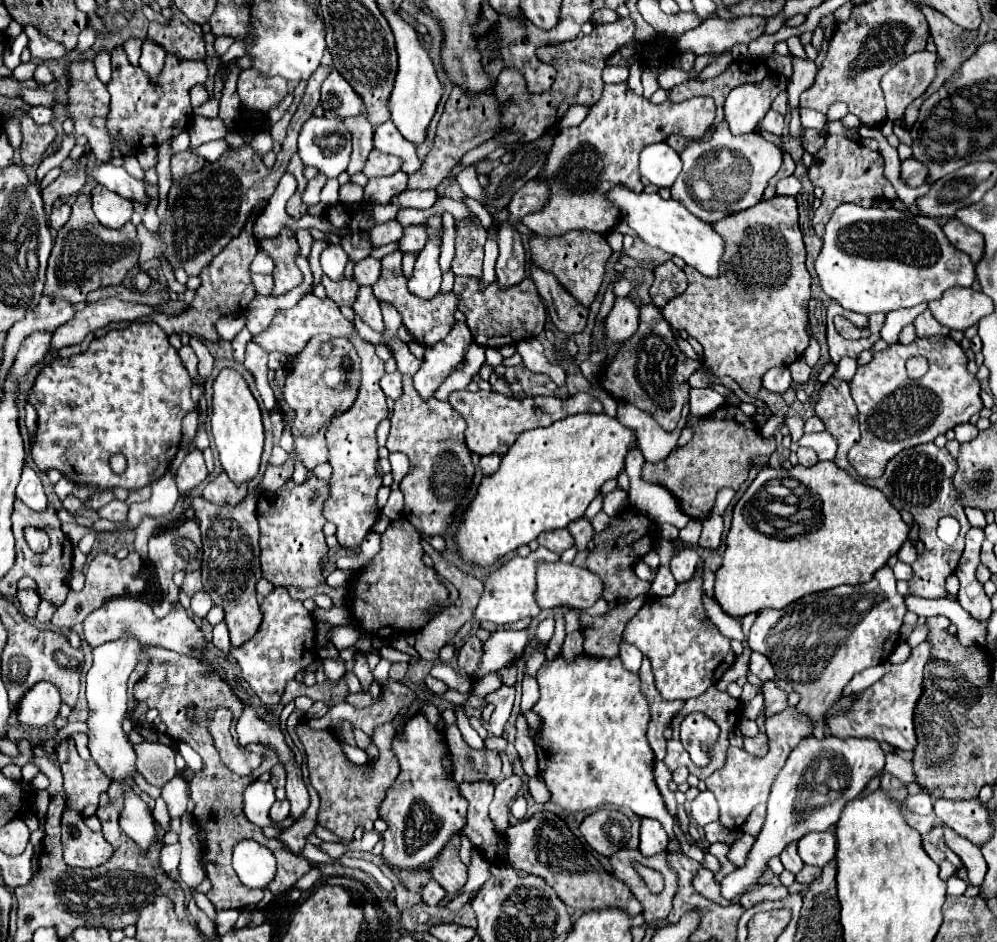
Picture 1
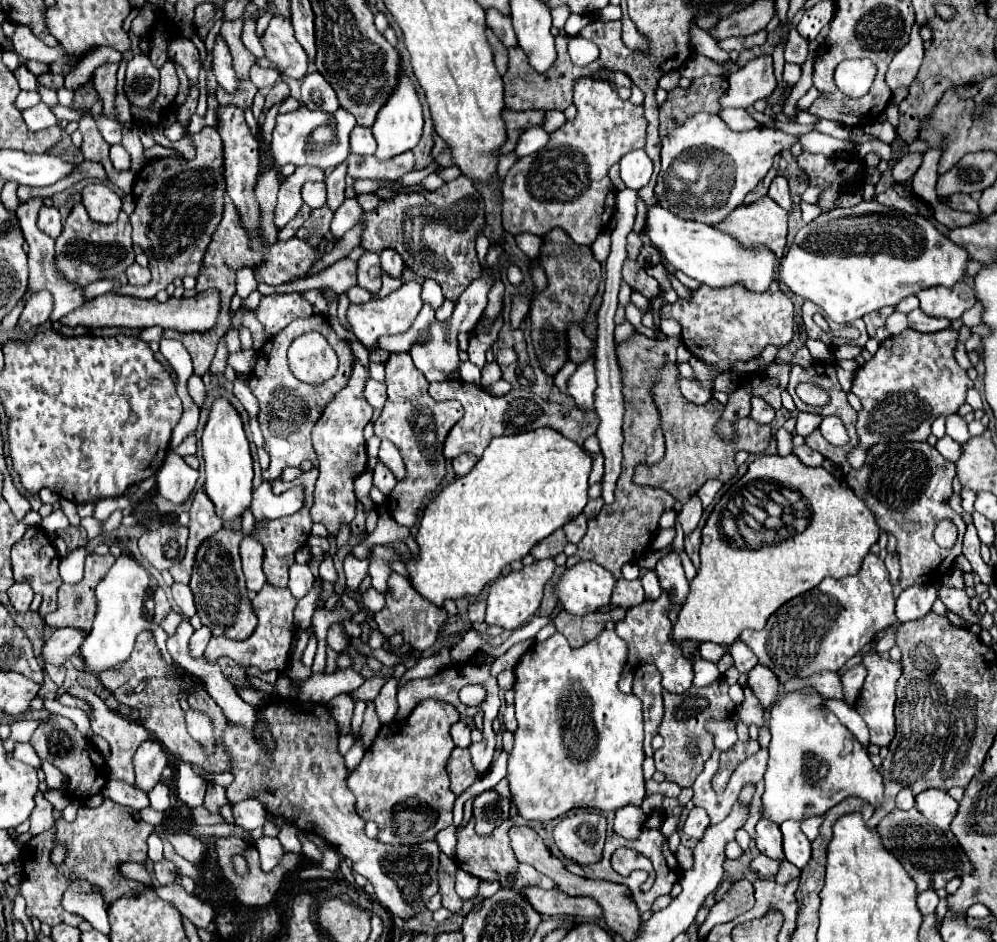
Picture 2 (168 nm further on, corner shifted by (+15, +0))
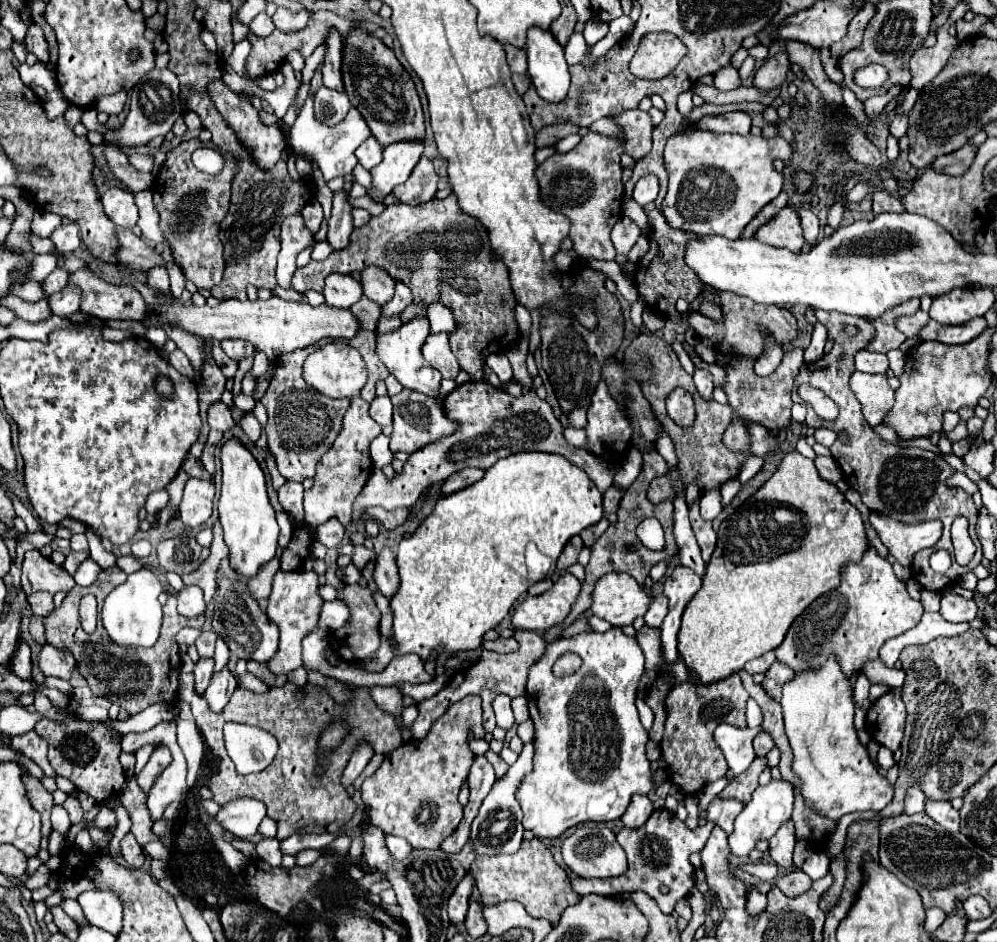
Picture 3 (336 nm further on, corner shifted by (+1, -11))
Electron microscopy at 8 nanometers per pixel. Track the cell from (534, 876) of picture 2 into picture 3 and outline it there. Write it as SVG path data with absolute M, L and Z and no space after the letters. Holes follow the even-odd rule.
M655 810L651 814L651 818L641 828L637 828L637 830L623 828L617 834L617 842L621 844L621 848L625 850L627 860L629 860L629 870L625 874L621 874L617 878L611 878L611 880L575 876L575 878L569 878L569 884L571 884L571 888L575 888L575 892L579 896L585 896L585 894L591 894L591 892L597 892L597 894L603 894L603 896L609 896L609 894L613 896L613 894L619 894L619 892L643 890L659 904L661 912L671 914L673 906L681 898L685 898L689 894L689 890L695 886L693 868L689 868L689 854L699 852L705 846L711 830L713 830L711 822L707 822L705 826L699 826L697 830L689 830L685 826L685 822L681 822L673 812ZM661 884L669 886L669 894L659 892Z

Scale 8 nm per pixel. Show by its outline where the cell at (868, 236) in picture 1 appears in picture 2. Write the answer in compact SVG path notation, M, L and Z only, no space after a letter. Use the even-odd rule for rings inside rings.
M875 199L861 201L859 205L853 205L849 209L831 209L827 213L821 213L807 227L799 229L793 245L783 257L777 257L765 245L747 247L717 227L713 229L711 225L699 221L679 219L659 205L649 209L647 231L655 247L665 255L667 263L697 279L699 283L705 283L709 287L741 285L751 293L763 293L771 287L771 283L779 283L785 285L791 293L809 299L825 309L825 315L835 323L851 323L853 319L859 319L885 305L897 305L907 295L915 295L927 287L953 287L957 281L963 279L969 263L969 255L965 253L965 249L939 233L927 217L907 215L905 211L879 205Z

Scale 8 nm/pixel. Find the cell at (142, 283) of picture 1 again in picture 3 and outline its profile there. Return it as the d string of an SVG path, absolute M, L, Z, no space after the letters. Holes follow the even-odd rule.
M155 266L153 270L149 270L147 284L151 288L157 288L159 292L169 292L169 276L167 276L167 270L163 266Z

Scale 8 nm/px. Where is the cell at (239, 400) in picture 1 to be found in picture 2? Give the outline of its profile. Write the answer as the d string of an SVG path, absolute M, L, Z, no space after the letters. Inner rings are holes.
M217 399L211 407L209 421L203 429L203 459L205 459L205 493L213 501L217 515L229 523L241 519L251 505L253 495L253 459L249 453L249 441L243 431L243 423L233 405L225 399Z

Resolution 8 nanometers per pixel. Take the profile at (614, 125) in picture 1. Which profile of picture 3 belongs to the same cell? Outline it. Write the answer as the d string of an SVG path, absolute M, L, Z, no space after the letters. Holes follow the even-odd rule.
M635 108L631 112L619 112L619 116L611 116L613 122L623 130L623 140L617 136L605 136L599 132L589 132L587 136L581 138L581 142L567 154L553 154L547 158L537 170L537 182L539 182L539 194L543 198L543 204L547 204L551 210L563 214L571 222L569 238L573 240L573 250L581 258L595 258L595 260L613 260L615 258L615 248L609 238L613 226L617 220L623 216L621 204L623 204L623 182L621 182L621 156L627 154L633 160L643 160L651 152L651 132L653 132L653 122L647 112Z

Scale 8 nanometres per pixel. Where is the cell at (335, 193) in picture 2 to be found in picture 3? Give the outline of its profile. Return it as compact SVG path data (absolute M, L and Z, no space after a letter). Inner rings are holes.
M339 190L333 198L333 212L329 218L327 240L333 250L341 250L349 244L349 234L353 232L353 206L349 202L349 192Z

